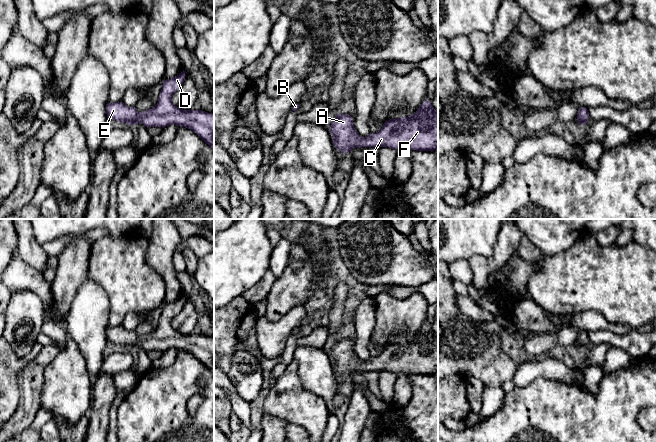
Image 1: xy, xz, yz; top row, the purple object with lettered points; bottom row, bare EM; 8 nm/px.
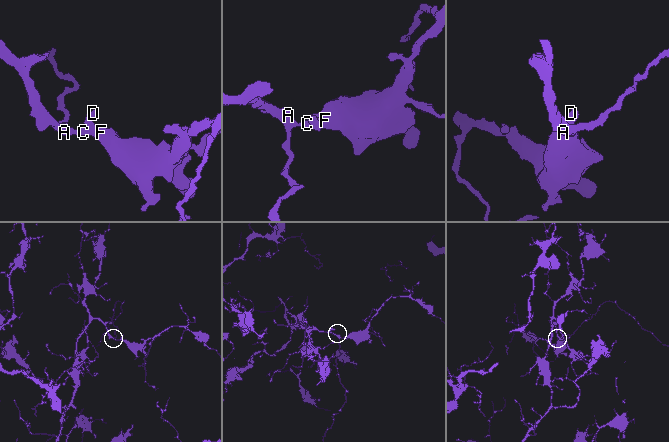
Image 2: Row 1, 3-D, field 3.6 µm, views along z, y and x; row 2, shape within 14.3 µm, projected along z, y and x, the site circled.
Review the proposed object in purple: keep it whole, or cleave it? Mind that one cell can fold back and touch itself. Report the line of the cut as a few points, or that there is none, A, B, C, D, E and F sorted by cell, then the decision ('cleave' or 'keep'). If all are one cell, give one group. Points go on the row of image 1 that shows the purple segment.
cut none; groups A B C D E F; keep

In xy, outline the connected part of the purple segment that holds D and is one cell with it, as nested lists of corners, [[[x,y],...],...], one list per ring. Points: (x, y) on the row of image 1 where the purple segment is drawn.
[[[185,71],[163,81],[158,102],[149,110],[138,112],[122,101],[106,104],[107,117],[120,123],[135,125],[142,123],[146,127],[166,127],[174,124],[195,132],[214,151],[214,114],[202,110],[182,110],[172,103],[172,95],[182,86]]]

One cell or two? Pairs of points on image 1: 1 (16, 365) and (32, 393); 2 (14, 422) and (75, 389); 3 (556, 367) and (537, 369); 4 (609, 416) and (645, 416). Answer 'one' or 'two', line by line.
1: two
2: two
3: one
4: two

